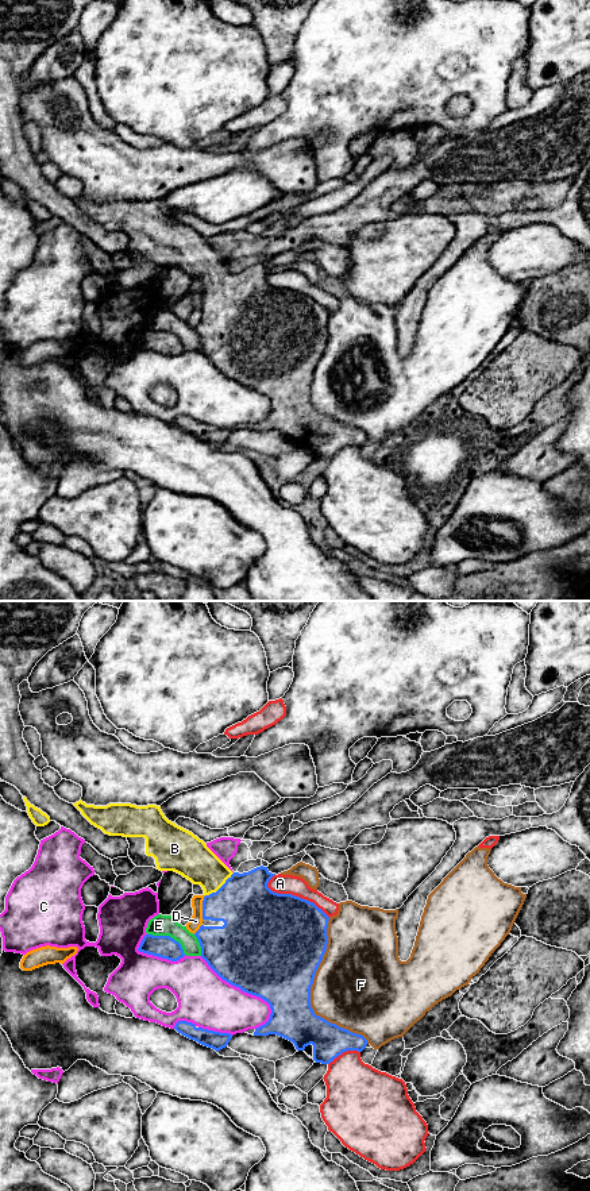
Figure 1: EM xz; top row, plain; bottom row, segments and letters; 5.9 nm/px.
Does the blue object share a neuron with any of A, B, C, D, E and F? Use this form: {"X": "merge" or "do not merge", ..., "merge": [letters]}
{"A": "do not merge", "B": "merge", "C": "do not merge", "D": "do not merge", "E": "do not merge", "F": "do not merge", "merge": ["B"]}

